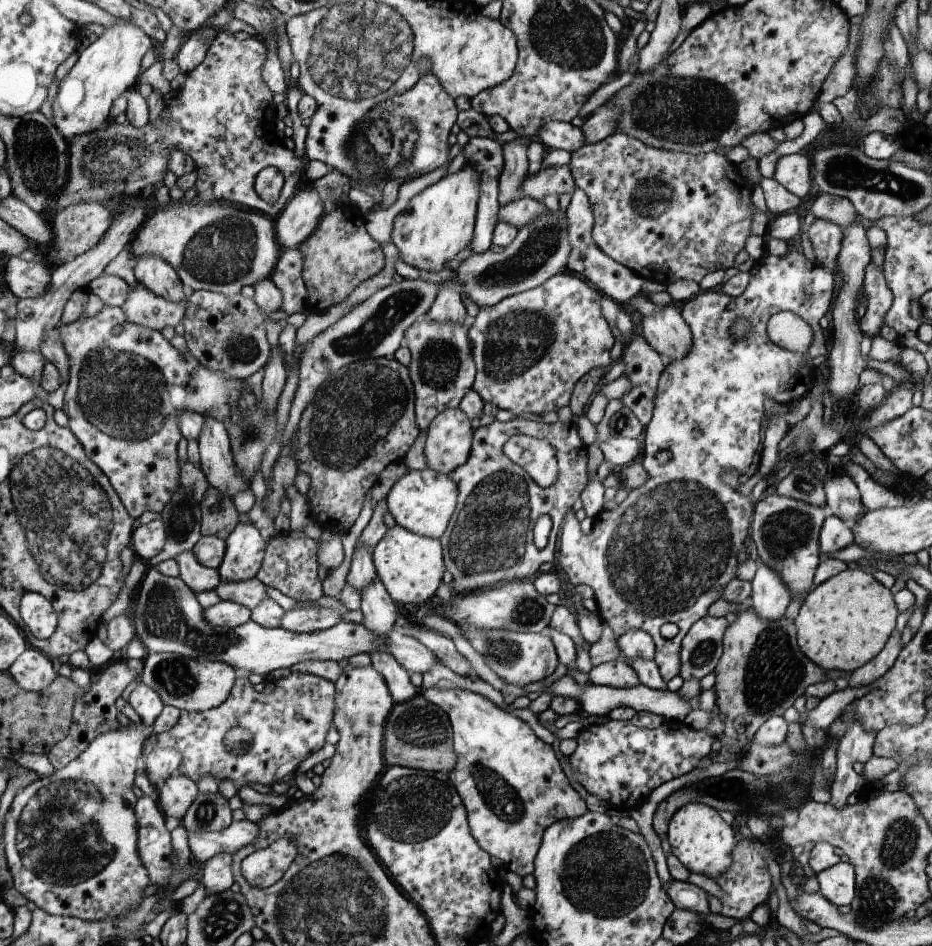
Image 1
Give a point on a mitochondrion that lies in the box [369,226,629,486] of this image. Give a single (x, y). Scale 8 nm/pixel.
(513, 343)

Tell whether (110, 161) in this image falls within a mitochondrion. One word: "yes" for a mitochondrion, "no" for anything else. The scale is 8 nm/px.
yes

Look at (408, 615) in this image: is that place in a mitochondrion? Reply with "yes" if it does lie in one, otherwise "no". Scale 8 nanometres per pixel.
no

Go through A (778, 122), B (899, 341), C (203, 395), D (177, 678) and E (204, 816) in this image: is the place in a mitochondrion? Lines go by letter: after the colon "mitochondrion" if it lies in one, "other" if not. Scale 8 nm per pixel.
A: other
B: other
C: other
D: mitochondrion
E: mitochondrion

